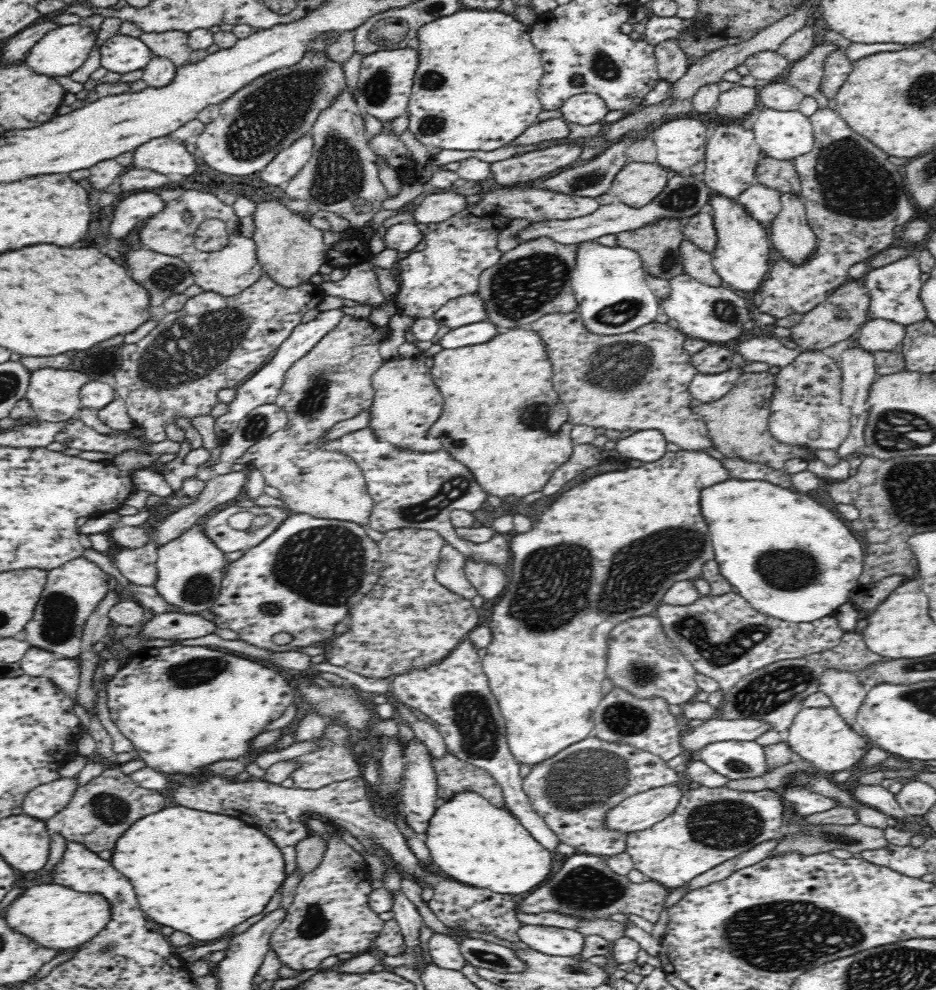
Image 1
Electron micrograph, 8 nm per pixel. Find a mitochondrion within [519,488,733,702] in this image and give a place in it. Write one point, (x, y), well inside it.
(642, 674)

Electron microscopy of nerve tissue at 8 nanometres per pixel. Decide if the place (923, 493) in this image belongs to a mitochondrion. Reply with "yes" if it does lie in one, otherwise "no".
yes

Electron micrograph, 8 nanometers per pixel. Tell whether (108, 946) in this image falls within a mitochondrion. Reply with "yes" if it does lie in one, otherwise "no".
yes

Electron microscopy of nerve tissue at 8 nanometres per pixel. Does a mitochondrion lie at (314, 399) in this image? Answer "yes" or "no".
yes

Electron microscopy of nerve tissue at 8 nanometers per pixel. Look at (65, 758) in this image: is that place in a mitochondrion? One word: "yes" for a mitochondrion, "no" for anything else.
no

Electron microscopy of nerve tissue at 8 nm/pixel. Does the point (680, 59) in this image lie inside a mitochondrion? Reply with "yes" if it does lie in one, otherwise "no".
no

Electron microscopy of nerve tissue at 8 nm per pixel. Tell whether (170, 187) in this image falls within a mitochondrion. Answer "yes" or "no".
no

